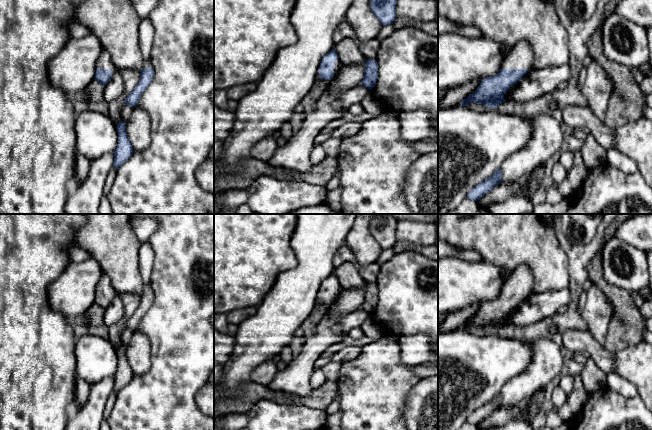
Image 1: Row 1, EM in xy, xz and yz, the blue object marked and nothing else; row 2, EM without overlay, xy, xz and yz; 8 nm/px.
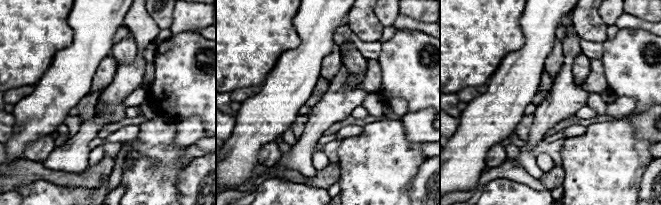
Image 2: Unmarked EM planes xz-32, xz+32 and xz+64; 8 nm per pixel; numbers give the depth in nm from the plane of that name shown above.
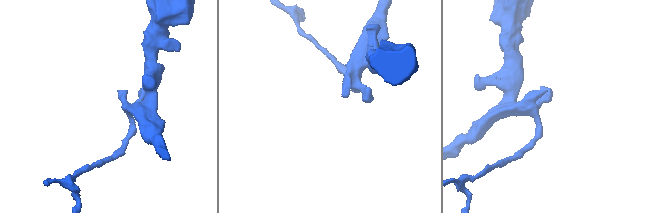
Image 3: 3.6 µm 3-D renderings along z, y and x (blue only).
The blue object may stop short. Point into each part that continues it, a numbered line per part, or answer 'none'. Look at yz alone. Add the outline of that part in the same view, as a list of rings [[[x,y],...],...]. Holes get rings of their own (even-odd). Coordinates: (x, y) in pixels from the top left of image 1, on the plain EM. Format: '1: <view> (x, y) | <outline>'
1: yz (521, 280) | [[[520,265],[508,278],[501,293],[528,293],[532,294],[534,277],[526,265]]]

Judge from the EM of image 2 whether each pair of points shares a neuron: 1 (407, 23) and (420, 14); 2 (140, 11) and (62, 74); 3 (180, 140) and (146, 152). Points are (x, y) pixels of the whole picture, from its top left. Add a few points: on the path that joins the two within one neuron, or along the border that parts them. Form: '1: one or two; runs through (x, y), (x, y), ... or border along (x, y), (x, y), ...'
1: two; border along (399, 14), (429, 23)
2: two; border along (129, 10), (123, 25)
3: two; border along (175, 123), (176, 137), (174, 145), (186, 148)

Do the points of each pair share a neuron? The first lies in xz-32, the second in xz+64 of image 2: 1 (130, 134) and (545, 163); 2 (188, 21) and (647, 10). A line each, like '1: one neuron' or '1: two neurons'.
1: one neuron
2: one neuron

